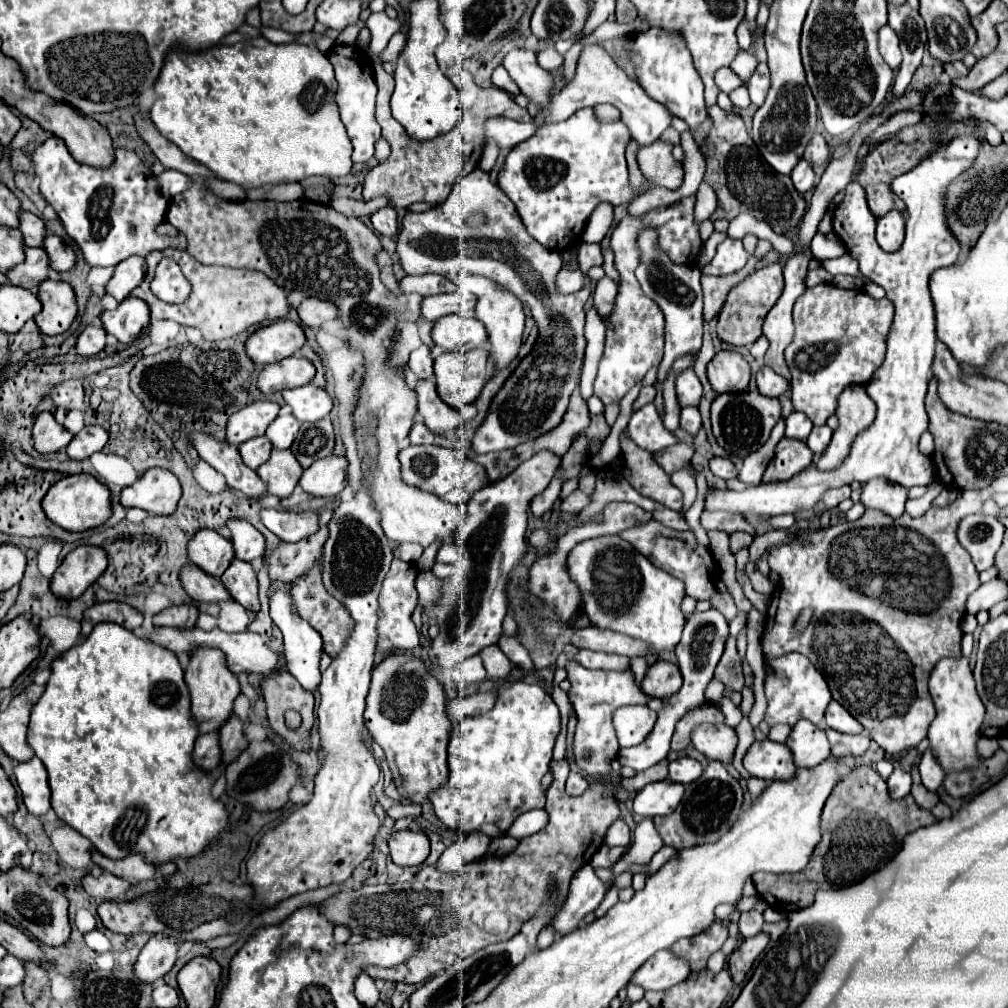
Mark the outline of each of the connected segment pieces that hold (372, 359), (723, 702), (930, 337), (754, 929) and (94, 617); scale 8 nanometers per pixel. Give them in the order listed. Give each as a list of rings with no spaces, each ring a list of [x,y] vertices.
[[[200,183],[190,185],[188,191],[172,197],[170,209],[166,215],[168,223],[172,225],[210,225],[210,265],[228,265],[228,267],[246,267],[246,269],[256,269],[266,273],[270,279],[274,279],[280,287],[290,289],[300,289],[304,291],[304,277],[306,277],[306,293],[310,297],[320,297],[326,301],[332,301],[340,309],[340,317],[344,321],[344,327],[348,329],[348,341],[354,349],[364,353],[366,361],[366,375],[364,383],[360,387],[360,401],[354,411],[354,423],[356,423],[356,435],[362,435],[364,421],[368,413],[378,415],[378,429],[376,429],[376,439],[378,439],[378,467],[374,473],[374,483],[372,483],[372,497],[382,513],[382,529],[388,539],[396,541],[398,545],[402,543],[418,543],[422,547],[428,547],[436,541],[444,543],[454,543],[456,529],[460,523],[464,523],[466,511],[460,509],[456,503],[448,503],[432,493],[420,491],[416,487],[410,487],[402,481],[400,473],[400,441],[404,441],[410,433],[412,427],[412,417],[416,413],[416,397],[414,391],[408,389],[404,381],[404,373],[400,373],[400,367],[392,367],[388,361],[388,347],[384,347],[386,341],[392,341],[396,333],[396,325],[400,319],[406,321],[416,321],[420,315],[420,303],[424,297],[412,293],[412,295],[400,295],[396,297],[390,293],[382,281],[380,281],[380,271],[374,261],[374,255],[382,249],[380,239],[370,231],[358,217],[346,217],[332,209],[330,205],[324,203],[312,203],[308,199],[296,199],[290,203],[276,203],[276,201],[226,201],[218,199],[212,193],[208,193]]]
[[[722,697],[718,703],[716,703],[718,707],[720,707],[720,711],[724,713],[724,717],[726,717],[726,723],[730,725],[730,727],[736,727],[738,723],[740,723],[740,719],[742,719],[742,713],[740,713],[740,709],[730,701],[730,699],[726,699],[726,697]]]
[[[974,129],[966,135],[954,135],[950,141],[932,153],[928,153],[914,169],[898,175],[892,181],[892,191],[906,203],[906,239],[902,249],[886,253],[876,243],[877,218],[870,215],[866,193],[858,183],[846,187],[846,197],[840,209],[834,211],[838,221],[836,233],[844,243],[846,251],[858,259],[860,273],[870,277],[874,283],[884,287],[886,297],[894,303],[894,321],[888,333],[888,351],[880,369],[872,375],[866,385],[870,399],[876,403],[878,413],[874,423],[856,437],[850,455],[836,471],[818,471],[814,467],[804,469],[790,481],[760,483],[758,487],[748,487],[744,491],[712,491],[706,493],[706,509],[726,509],[740,513],[754,513],[760,517],[794,513],[798,509],[808,509],[820,501],[822,493],[830,487],[842,487],[852,481],[866,483],[874,477],[884,477],[906,489],[918,485],[918,481],[932,481],[936,477],[930,457],[918,451],[918,439],[928,431],[928,415],[924,411],[924,397],[928,381],[932,377],[932,361],[936,351],[936,321],[934,303],[928,289],[928,279],[932,271],[940,267],[954,265],[960,255],[960,241],[950,233],[946,221],[946,191],[948,185],[962,173],[966,173],[984,143],[984,131]]]
[[[748,911],[748,913],[742,913],[740,917],[740,935],[744,939],[752,937],[752,935],[758,935],[762,931],[762,913],[756,913],[756,911]]]
[[[96,603],[94,607],[90,607],[86,613],[84,613],[84,619],[82,619],[82,633],[84,635],[90,635],[92,629],[98,625],[98,623],[104,623],[104,621],[112,621],[112,623],[118,623],[122,625],[124,629],[138,629],[142,625],[142,613],[138,609],[134,609],[132,605],[128,603]]]

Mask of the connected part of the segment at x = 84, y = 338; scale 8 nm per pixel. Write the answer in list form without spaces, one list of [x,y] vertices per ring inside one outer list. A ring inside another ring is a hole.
[[[88,325],[80,333],[78,343],[76,343],[78,353],[80,355],[86,355],[86,357],[98,355],[104,347],[106,347],[106,333],[104,333],[104,327],[102,325]]]

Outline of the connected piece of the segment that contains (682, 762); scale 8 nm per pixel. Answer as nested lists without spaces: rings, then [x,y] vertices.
[[[680,757],[680,759],[672,761],[668,769],[670,769],[668,779],[674,783],[682,783],[682,785],[688,785],[702,775],[702,765],[690,757]]]

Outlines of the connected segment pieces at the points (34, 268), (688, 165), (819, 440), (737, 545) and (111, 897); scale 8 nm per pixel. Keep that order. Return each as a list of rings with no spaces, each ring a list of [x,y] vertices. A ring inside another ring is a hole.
[[[26,247],[24,253],[26,253],[26,261],[22,265],[14,267],[12,271],[8,271],[8,281],[12,285],[20,285],[20,287],[36,293],[38,285],[48,279],[50,261],[48,261],[48,255],[44,253],[44,249]]]
[[[684,131],[682,133],[682,149],[684,149],[684,183],[676,189],[676,195],[678,197],[688,197],[688,195],[694,195],[698,191],[698,185],[702,183],[704,179],[704,169],[706,169],[706,161],[698,149],[698,145],[694,143],[692,139],[692,133],[690,131]]]
[[[822,425],[822,427],[814,427],[806,445],[812,449],[814,455],[822,455],[830,443],[830,437],[832,437],[832,429],[828,425]]]
[[[732,533],[730,535],[730,549],[732,549],[732,553],[736,553],[742,547],[748,547],[750,543],[752,543],[752,535],[748,535],[748,533]]]
[[[102,873],[100,877],[86,875],[82,879],[82,885],[84,885],[84,891],[88,895],[98,897],[102,901],[124,901],[126,899],[126,893],[132,887],[130,881],[120,879],[116,875],[110,875],[110,873]]]

